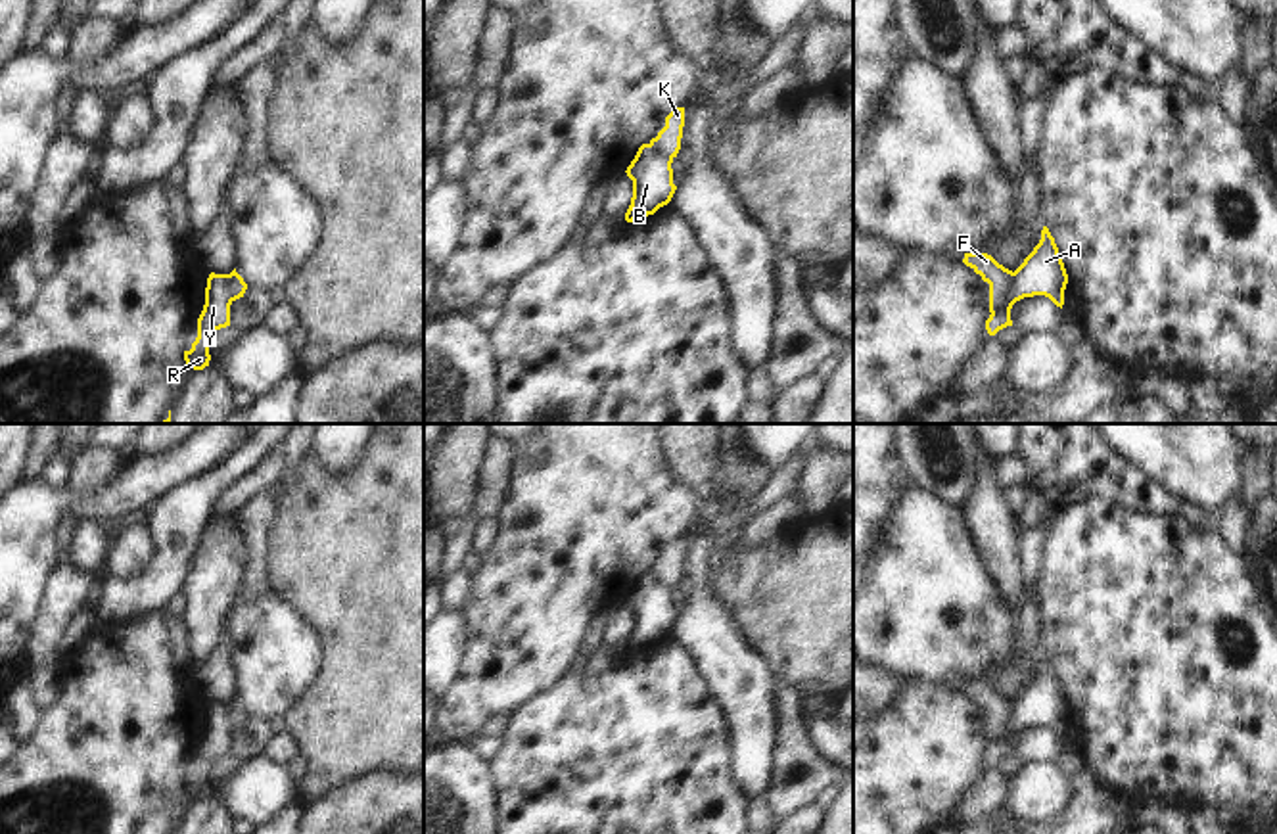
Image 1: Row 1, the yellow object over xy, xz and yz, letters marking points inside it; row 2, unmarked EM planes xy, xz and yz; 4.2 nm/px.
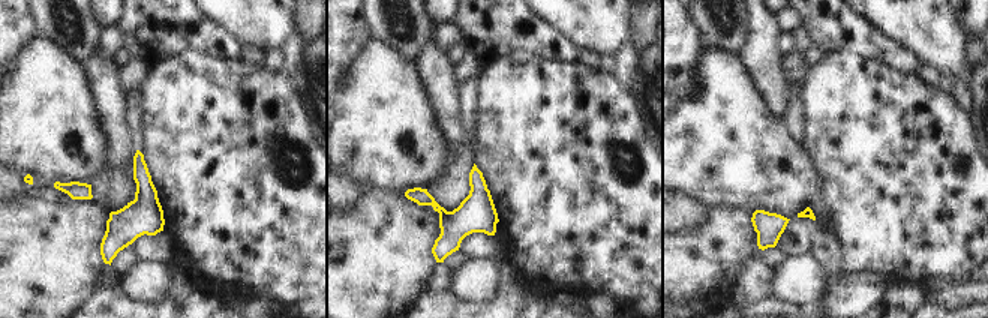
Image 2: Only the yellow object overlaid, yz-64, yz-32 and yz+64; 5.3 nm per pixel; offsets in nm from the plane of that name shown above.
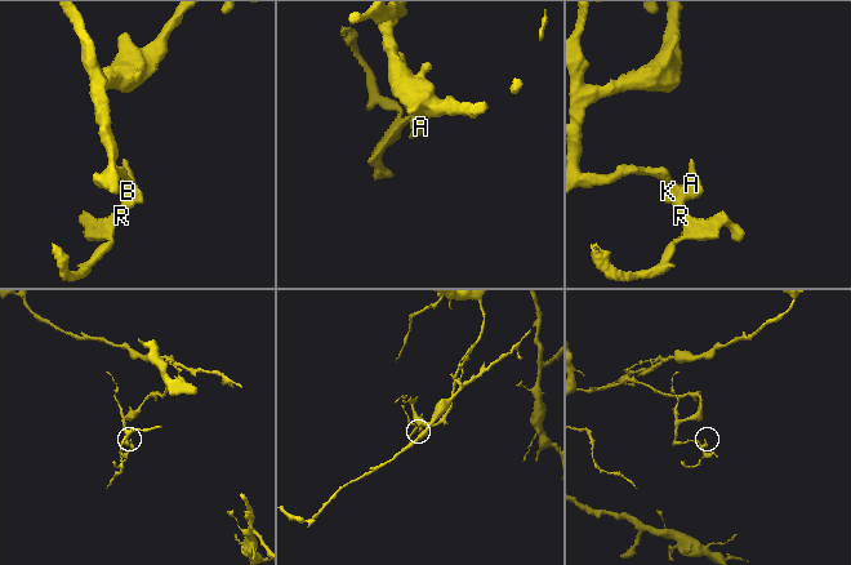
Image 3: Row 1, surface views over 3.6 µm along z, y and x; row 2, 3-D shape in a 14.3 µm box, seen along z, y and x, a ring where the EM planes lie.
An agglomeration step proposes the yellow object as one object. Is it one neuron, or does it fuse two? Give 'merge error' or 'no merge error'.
merge error

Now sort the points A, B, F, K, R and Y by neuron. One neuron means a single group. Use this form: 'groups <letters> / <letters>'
groups A B R Y / F K

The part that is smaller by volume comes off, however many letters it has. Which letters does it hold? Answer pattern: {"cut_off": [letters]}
{"cut_off": ["A", "B", "R", "Y"]}

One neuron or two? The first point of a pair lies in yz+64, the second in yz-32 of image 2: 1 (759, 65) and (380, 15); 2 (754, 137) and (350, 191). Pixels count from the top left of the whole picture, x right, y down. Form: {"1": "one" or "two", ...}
{"1": "two", "2": "two"}

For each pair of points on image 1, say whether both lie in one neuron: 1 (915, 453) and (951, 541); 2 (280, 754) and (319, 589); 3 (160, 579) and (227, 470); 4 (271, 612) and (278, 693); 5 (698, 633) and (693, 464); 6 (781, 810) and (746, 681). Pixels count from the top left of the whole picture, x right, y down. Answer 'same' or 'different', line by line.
1: different
2: different
3: same
4: same
5: different
6: different

